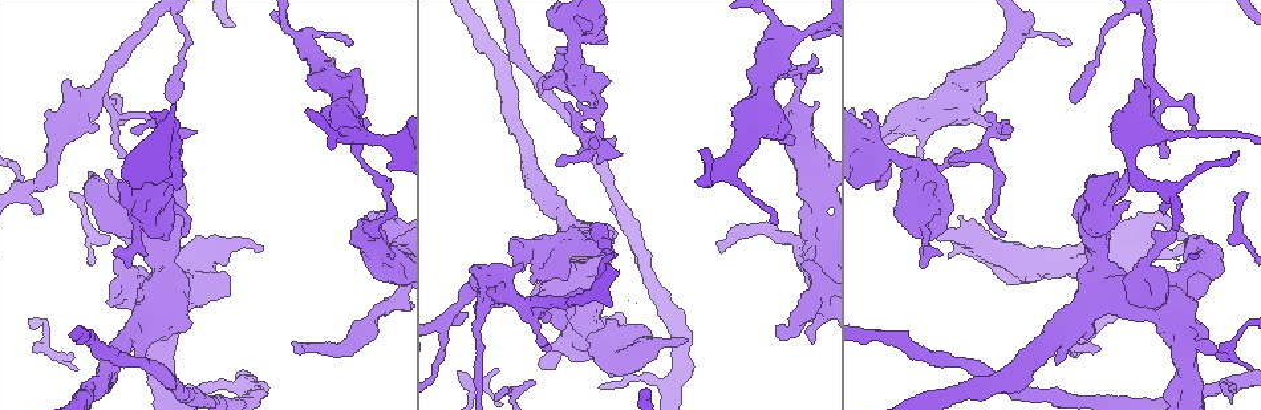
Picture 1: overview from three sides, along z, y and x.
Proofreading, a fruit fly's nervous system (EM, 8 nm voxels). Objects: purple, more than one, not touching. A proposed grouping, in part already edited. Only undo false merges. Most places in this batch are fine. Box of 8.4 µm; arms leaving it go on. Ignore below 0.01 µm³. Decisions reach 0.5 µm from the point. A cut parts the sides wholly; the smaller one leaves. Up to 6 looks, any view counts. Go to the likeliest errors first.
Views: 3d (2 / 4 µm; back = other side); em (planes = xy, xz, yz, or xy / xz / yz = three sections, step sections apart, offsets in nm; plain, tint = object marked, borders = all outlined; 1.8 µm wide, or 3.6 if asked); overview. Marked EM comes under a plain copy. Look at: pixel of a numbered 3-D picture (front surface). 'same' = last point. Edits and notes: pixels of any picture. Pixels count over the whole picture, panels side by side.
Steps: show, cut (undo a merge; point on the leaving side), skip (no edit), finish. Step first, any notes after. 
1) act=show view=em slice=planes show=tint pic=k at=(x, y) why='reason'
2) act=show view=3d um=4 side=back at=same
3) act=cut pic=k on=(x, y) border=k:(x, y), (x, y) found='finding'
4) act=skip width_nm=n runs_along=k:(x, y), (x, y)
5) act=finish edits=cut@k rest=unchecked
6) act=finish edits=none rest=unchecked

act=show view=3d um=4 pic=1 at=(782, 66) why='small branch off a trunk'

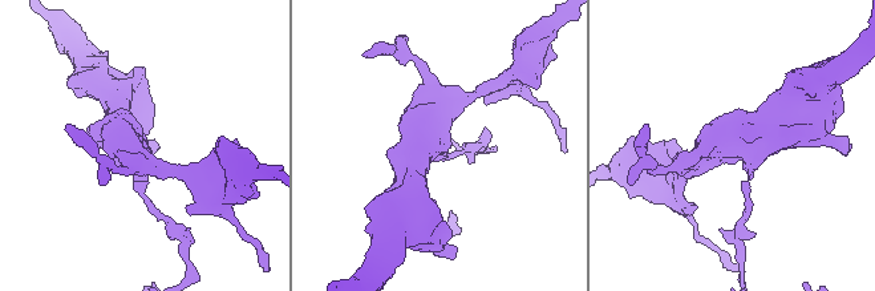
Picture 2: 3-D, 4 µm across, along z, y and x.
act=show view=em slice=yz step=16 show=tint pic=2 at=(739, 151)

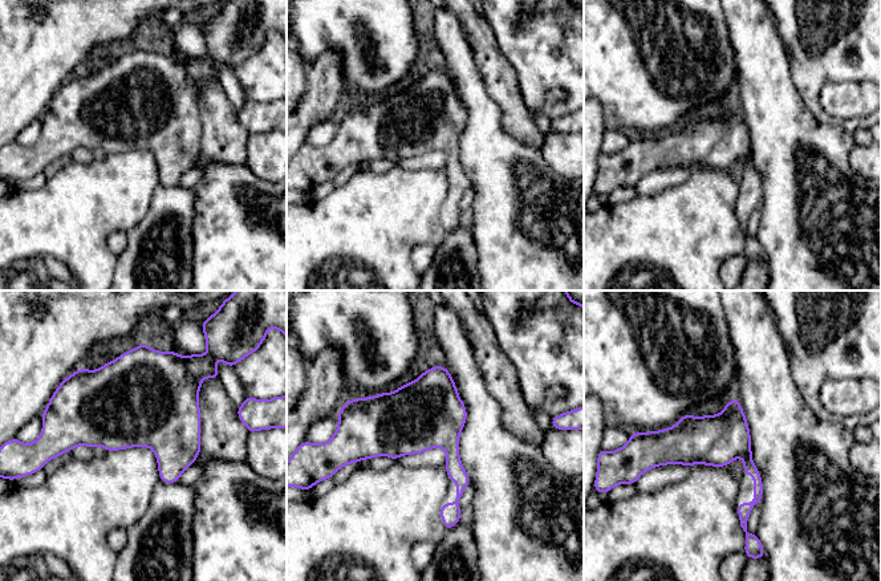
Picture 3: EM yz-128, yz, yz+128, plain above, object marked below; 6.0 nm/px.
act=skip found='one neuron here'

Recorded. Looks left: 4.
act=show view=3d um=2 pic=1 at=(960, 164) why='sharp bend'

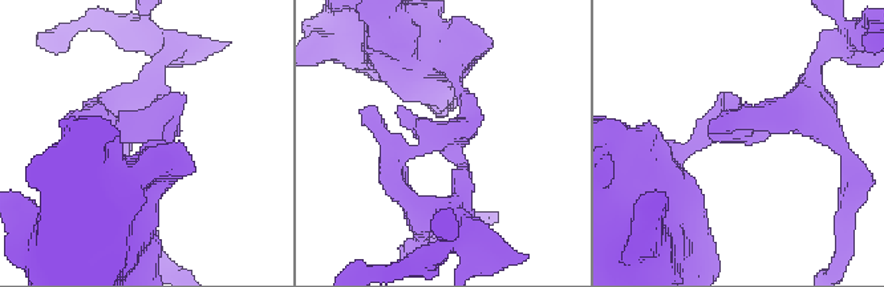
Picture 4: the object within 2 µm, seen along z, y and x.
act=show view=em um=3.6 slice=xz step=8 show=tint pic=4 at=(453, 133) arms=3

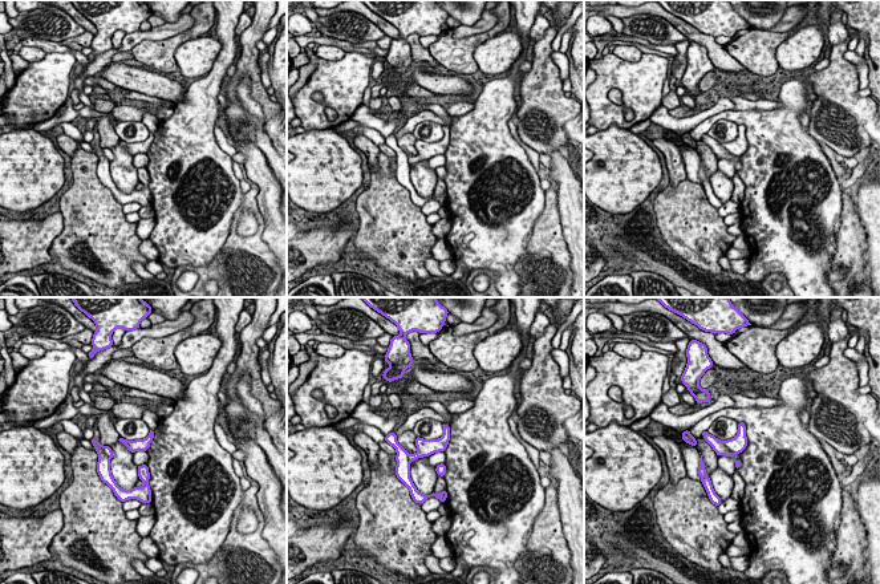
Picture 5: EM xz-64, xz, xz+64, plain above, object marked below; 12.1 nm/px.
act=cut pic=5 on=(718, 447) width_nm=140 found='two neurons meet here'

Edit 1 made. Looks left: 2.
act=show view=em slice=planes show=tint pic=1 at=(1181, 297) why='thin neck'

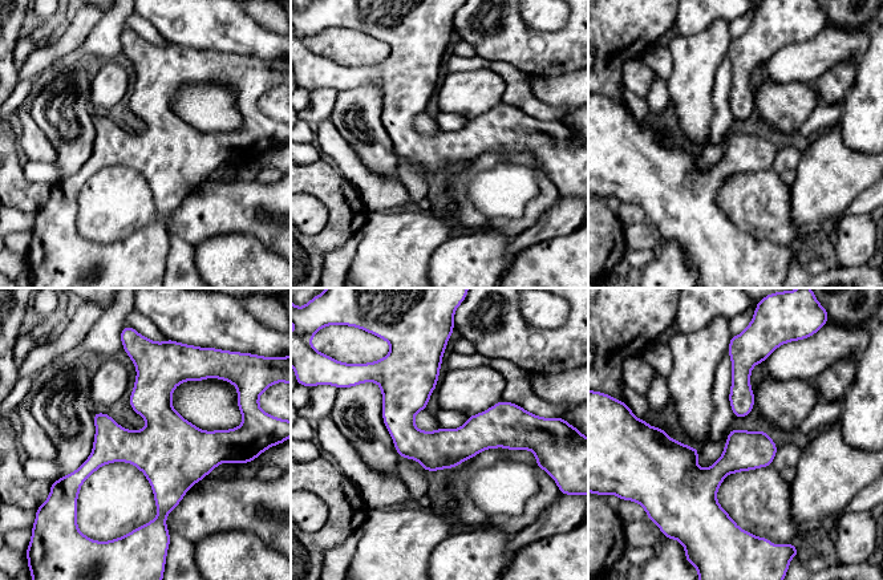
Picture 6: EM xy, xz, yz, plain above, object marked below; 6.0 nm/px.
act=skip runs_along=6:(657, 443), (691, 474), (773, 449) found='all the same neuron'

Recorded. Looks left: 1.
act=finish edits=cut@5 rest=unchecked

